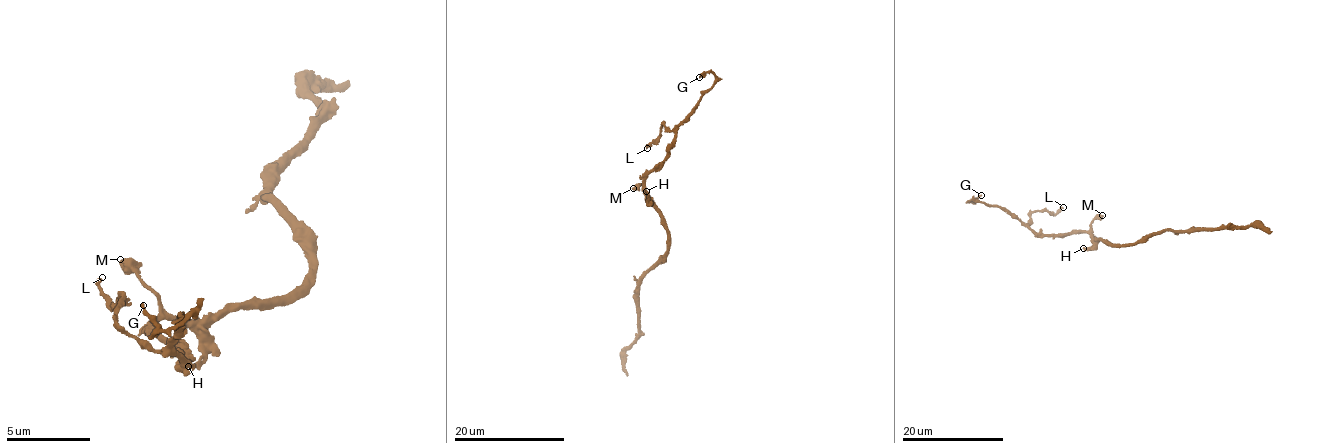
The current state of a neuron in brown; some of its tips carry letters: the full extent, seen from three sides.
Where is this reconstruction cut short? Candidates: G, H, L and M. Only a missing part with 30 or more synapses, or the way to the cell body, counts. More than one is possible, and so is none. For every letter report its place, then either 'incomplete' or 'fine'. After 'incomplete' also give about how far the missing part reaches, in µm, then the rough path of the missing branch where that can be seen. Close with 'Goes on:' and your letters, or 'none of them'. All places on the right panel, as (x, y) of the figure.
G: place (981, 195); fine
H: place (1083, 248); fine
L: place (1063, 207); fine
M: place (1102, 215); fine
Goes on: none of them

